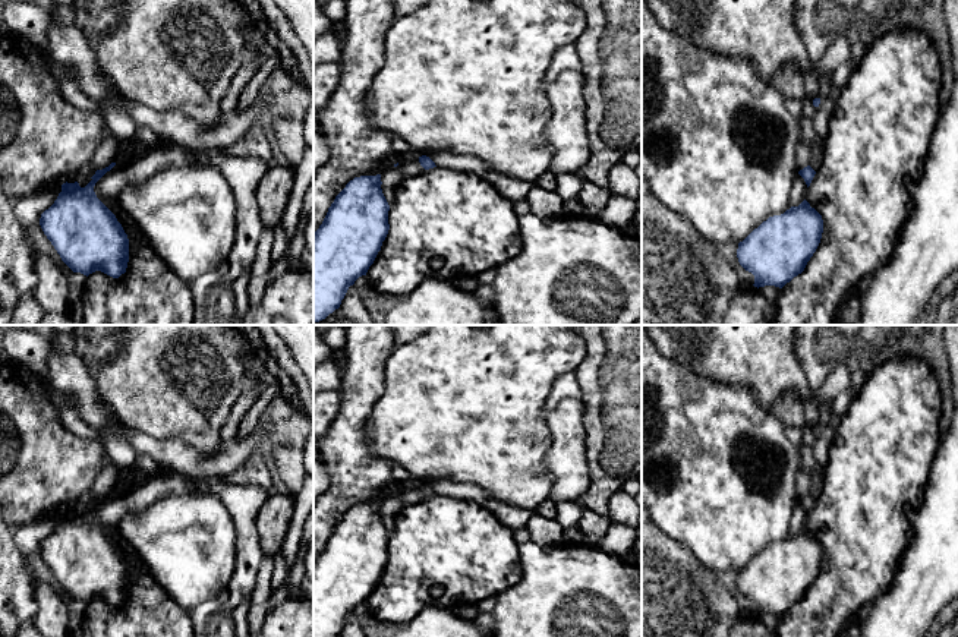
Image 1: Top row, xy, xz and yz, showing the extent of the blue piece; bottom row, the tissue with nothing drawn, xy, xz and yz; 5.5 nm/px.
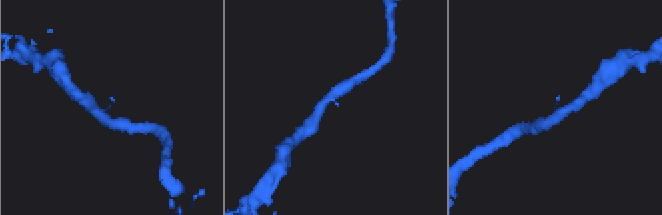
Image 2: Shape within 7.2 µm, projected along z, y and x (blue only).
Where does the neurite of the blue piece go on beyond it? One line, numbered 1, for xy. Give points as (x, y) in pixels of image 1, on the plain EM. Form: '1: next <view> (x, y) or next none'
1: next none

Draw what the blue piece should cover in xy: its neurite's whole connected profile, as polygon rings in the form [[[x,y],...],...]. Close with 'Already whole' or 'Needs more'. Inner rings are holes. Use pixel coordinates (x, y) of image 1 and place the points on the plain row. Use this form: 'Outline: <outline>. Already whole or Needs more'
Outline: [[[111,491],[97,498],[85,515],[78,510],[63,511],[57,527],[40,546],[44,562],[62,589],[86,605],[101,599],[119,606],[127,596],[127,562],[94,520],[95,511],[114,493]]]. Already whole

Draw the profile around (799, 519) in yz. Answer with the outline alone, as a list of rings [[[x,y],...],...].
[[[797,502],[790,523],[790,534],[798,534],[806,527],[806,521],[807,513],[804,507],[800,502]]]

